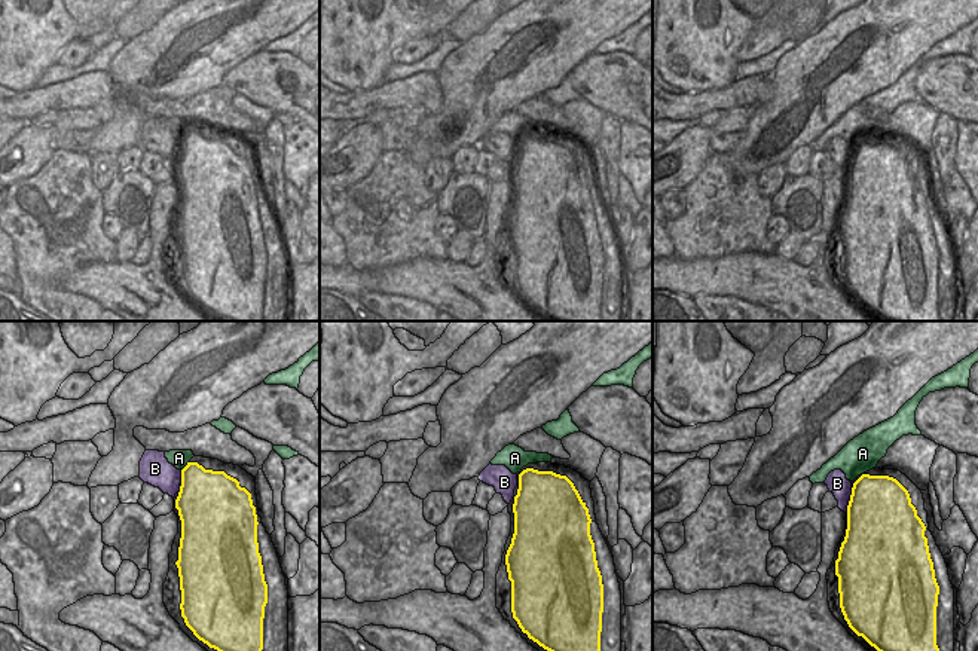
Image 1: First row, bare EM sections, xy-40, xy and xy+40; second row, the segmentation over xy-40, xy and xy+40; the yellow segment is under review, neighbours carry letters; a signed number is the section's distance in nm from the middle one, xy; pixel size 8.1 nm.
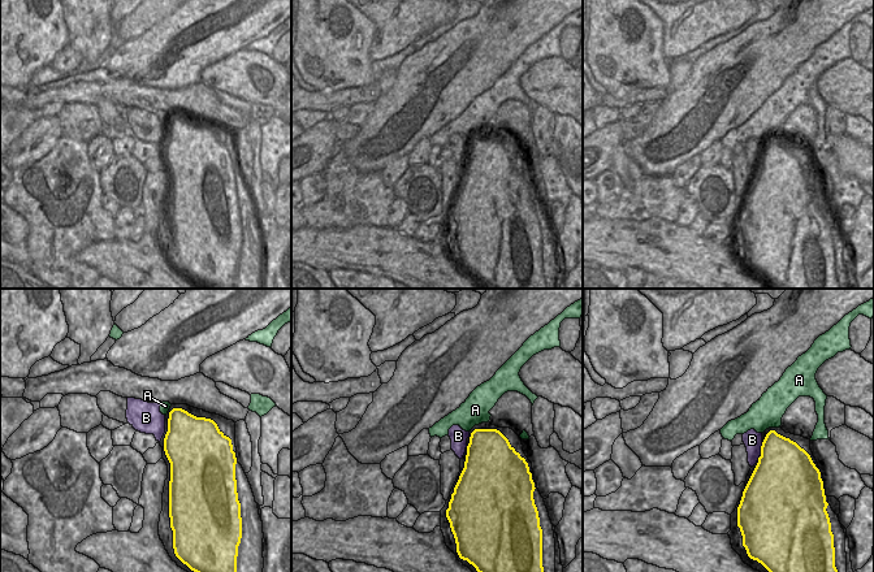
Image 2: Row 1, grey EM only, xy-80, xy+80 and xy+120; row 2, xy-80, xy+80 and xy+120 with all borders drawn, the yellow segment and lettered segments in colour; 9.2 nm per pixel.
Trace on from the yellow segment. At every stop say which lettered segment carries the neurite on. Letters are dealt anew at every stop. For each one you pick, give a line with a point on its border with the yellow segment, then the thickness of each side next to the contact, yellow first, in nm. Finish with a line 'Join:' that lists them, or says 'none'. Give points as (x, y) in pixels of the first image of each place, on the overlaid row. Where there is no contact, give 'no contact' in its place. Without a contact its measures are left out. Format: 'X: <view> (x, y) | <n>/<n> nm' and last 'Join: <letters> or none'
B: xy+40 (850, 500) | 500/170 nm
Join: B

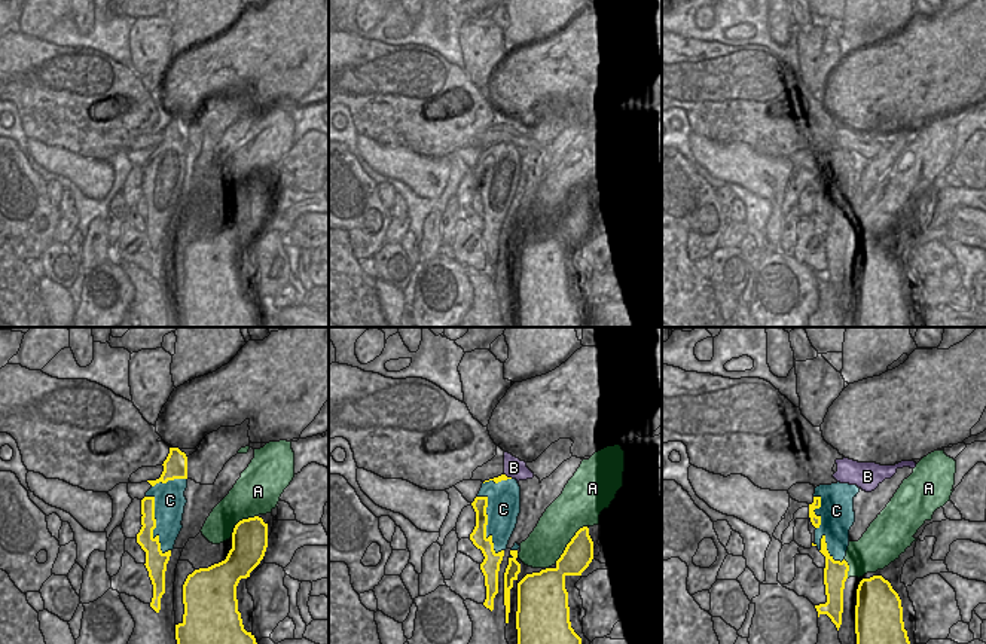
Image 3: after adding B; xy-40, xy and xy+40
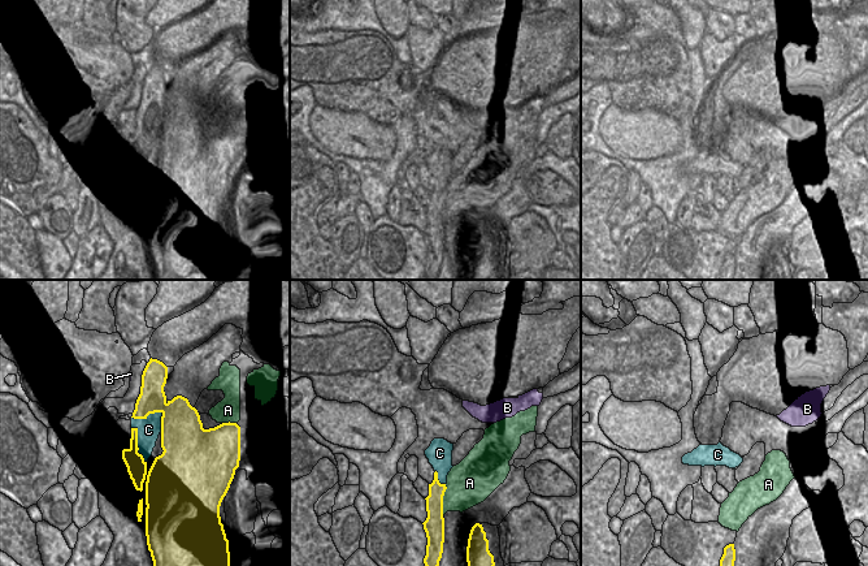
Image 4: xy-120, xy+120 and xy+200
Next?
Join: none

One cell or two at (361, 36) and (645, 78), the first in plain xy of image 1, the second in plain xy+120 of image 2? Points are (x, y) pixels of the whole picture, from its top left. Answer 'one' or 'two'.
one

